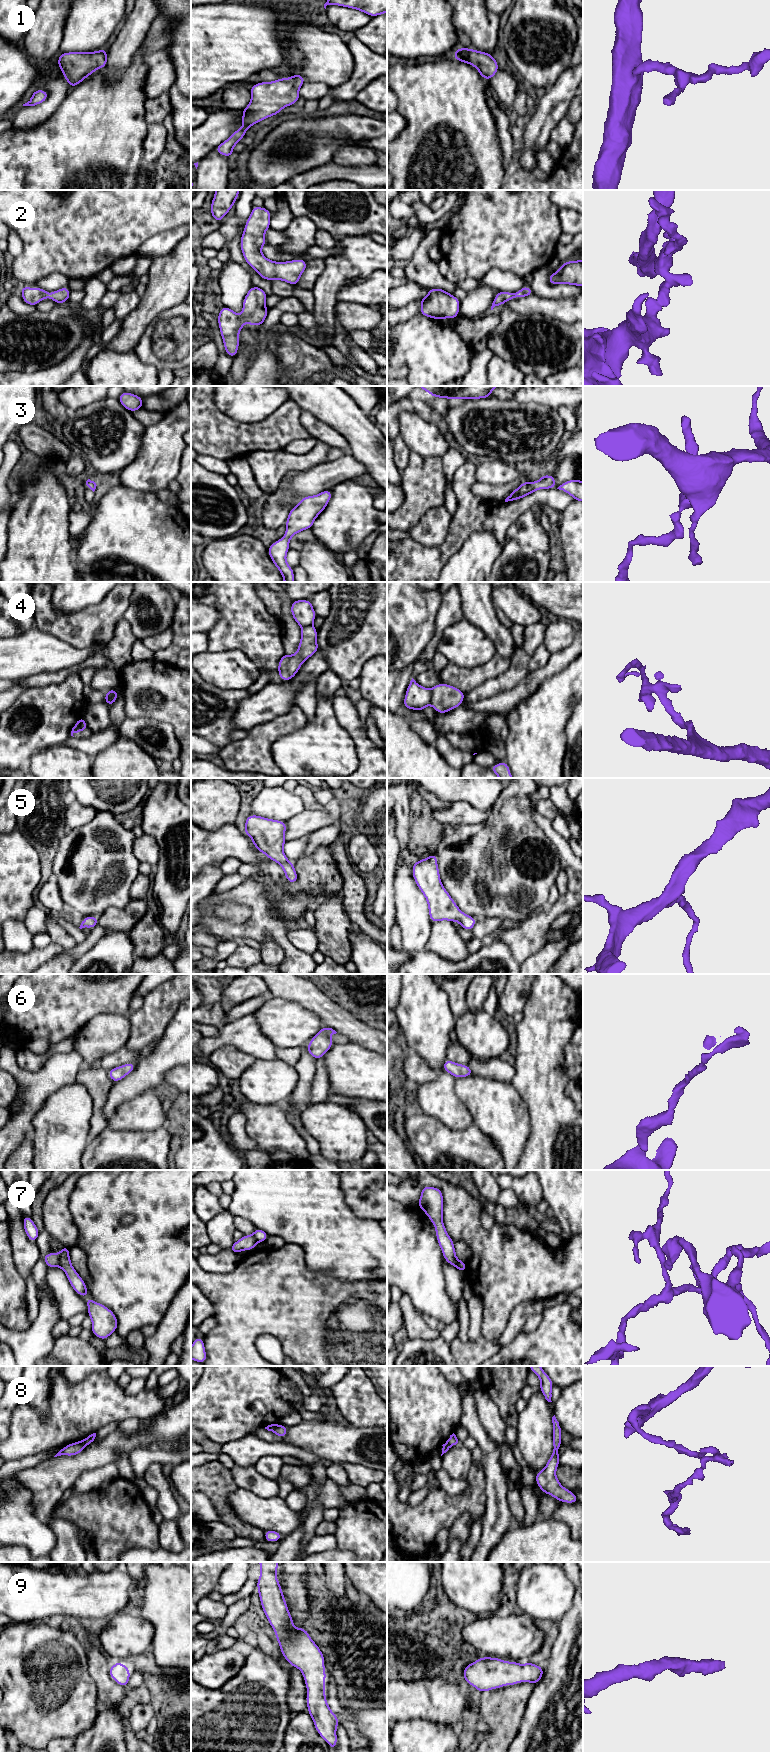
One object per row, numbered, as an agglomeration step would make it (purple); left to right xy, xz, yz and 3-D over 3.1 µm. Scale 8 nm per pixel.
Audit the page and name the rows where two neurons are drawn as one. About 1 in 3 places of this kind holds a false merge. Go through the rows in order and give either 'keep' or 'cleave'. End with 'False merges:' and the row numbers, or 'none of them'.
1: keep
2: keep
3: keep
4: cleave
5: keep
6: keep
7: cleave
8: cleave
9: keep
False merges: 4, 7, 8

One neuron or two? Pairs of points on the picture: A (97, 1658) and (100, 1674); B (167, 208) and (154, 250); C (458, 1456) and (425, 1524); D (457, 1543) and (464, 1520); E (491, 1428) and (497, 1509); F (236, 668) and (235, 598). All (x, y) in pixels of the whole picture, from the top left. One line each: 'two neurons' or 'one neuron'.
A: one neuron
B: two neurons
C: two neurons
D: one neuron
E: two neurons
F: two neurons

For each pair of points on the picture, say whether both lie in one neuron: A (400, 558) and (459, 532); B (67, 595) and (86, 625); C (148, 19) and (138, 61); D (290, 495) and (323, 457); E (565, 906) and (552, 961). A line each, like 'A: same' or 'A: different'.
A: same
B: different
C: different
D: different
E: different

